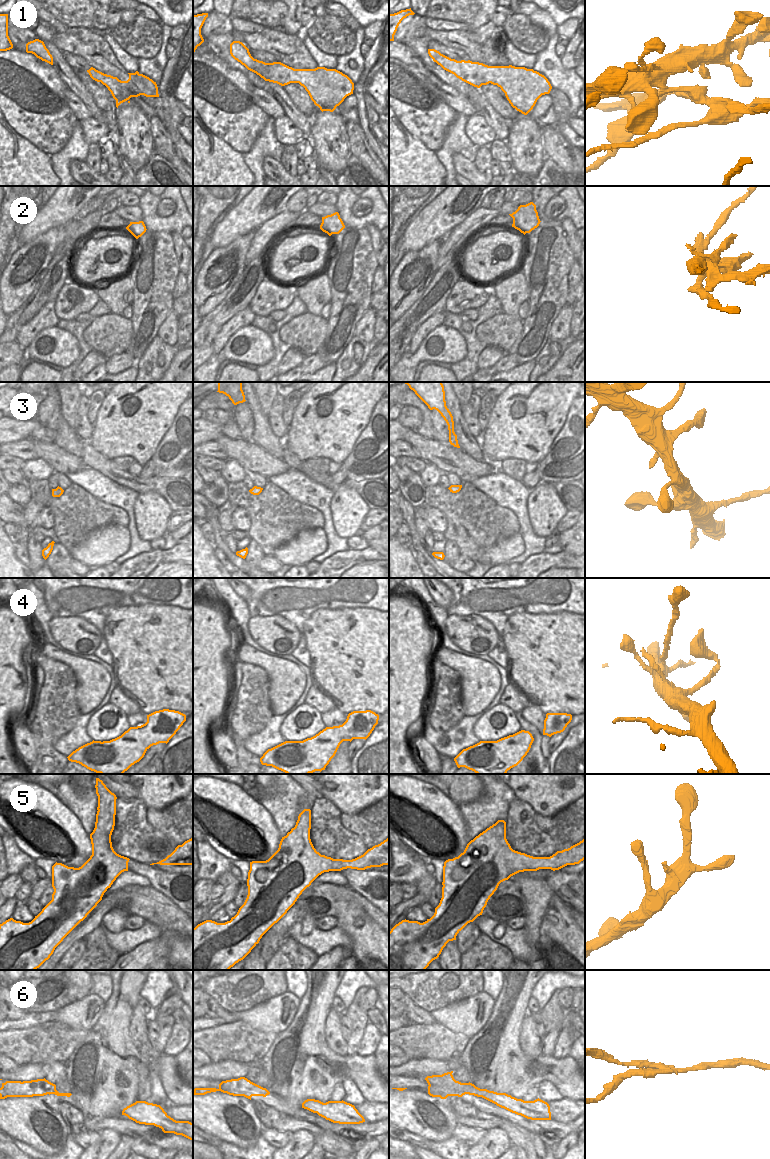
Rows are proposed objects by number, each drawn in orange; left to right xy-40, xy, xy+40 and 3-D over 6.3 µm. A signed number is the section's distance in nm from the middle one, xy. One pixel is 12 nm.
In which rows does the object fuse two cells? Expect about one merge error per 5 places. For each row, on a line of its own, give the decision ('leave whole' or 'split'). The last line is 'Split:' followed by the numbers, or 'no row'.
1: split
2: split
3: leave whole
4: leave whole
5: leave whole
6: split
Split: 1, 2, 6

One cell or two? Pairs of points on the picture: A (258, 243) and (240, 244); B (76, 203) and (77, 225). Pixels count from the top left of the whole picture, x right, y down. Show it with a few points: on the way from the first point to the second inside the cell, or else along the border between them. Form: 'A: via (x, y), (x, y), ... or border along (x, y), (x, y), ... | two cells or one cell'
A: border along (253, 232), (245, 263) | two cells
B: border along (78, 217), (64, 225) | two cells

